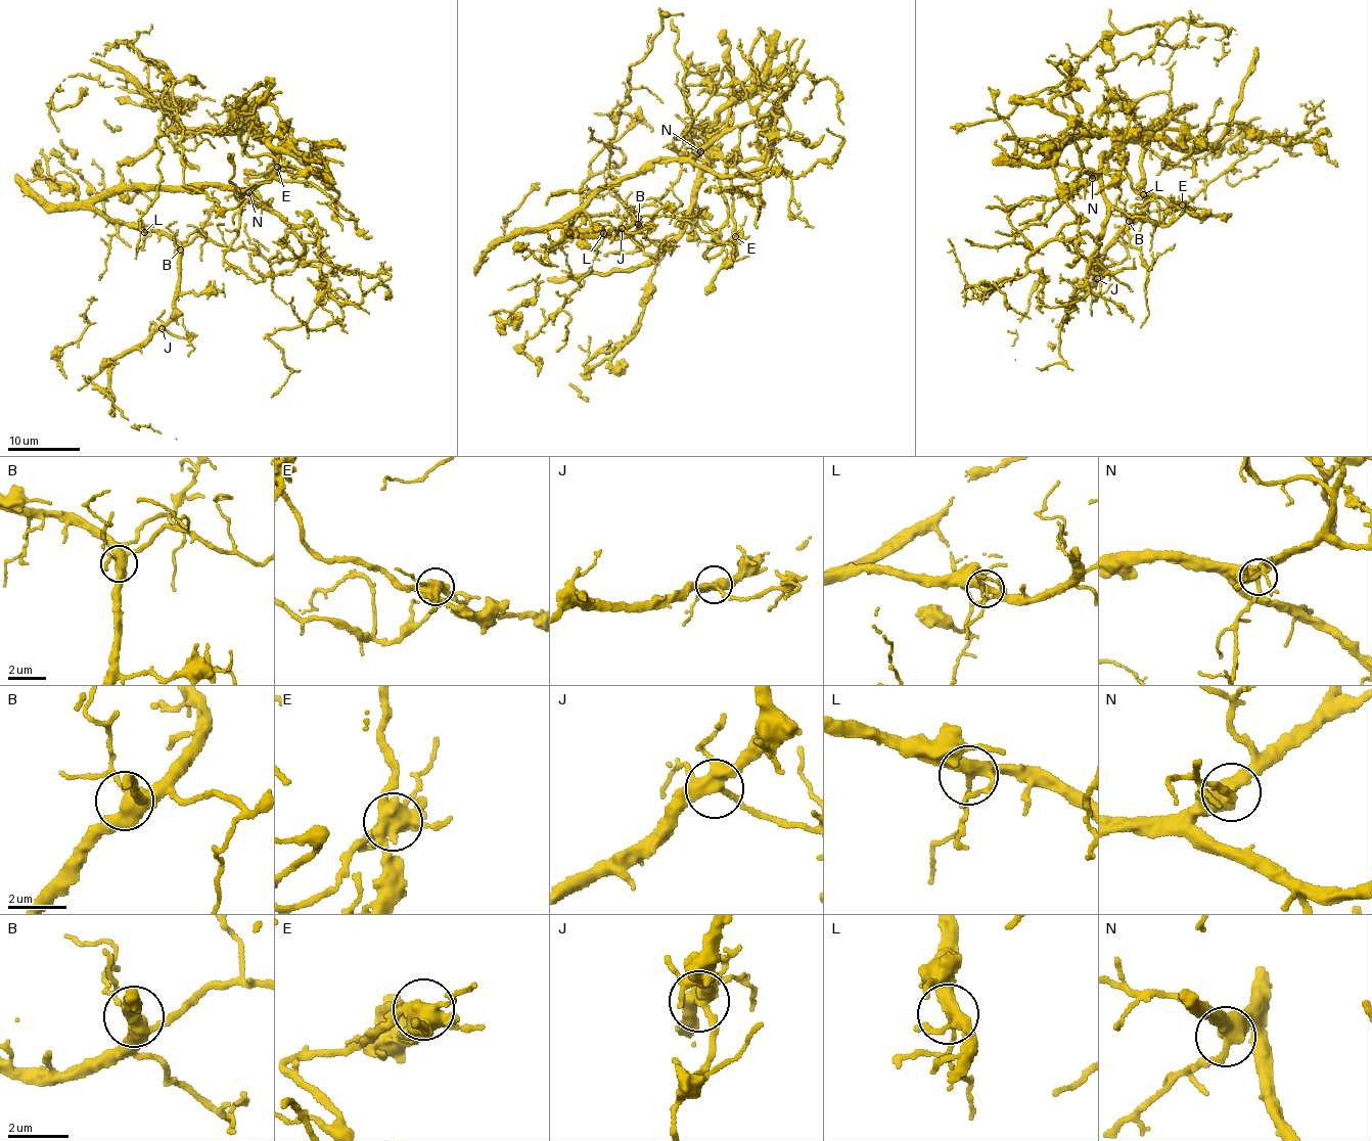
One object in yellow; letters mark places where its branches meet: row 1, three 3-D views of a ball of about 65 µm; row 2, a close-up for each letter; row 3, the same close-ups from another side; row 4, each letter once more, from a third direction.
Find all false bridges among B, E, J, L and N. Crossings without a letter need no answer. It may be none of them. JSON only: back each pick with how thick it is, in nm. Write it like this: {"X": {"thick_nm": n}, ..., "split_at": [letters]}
{"split_at": []}

